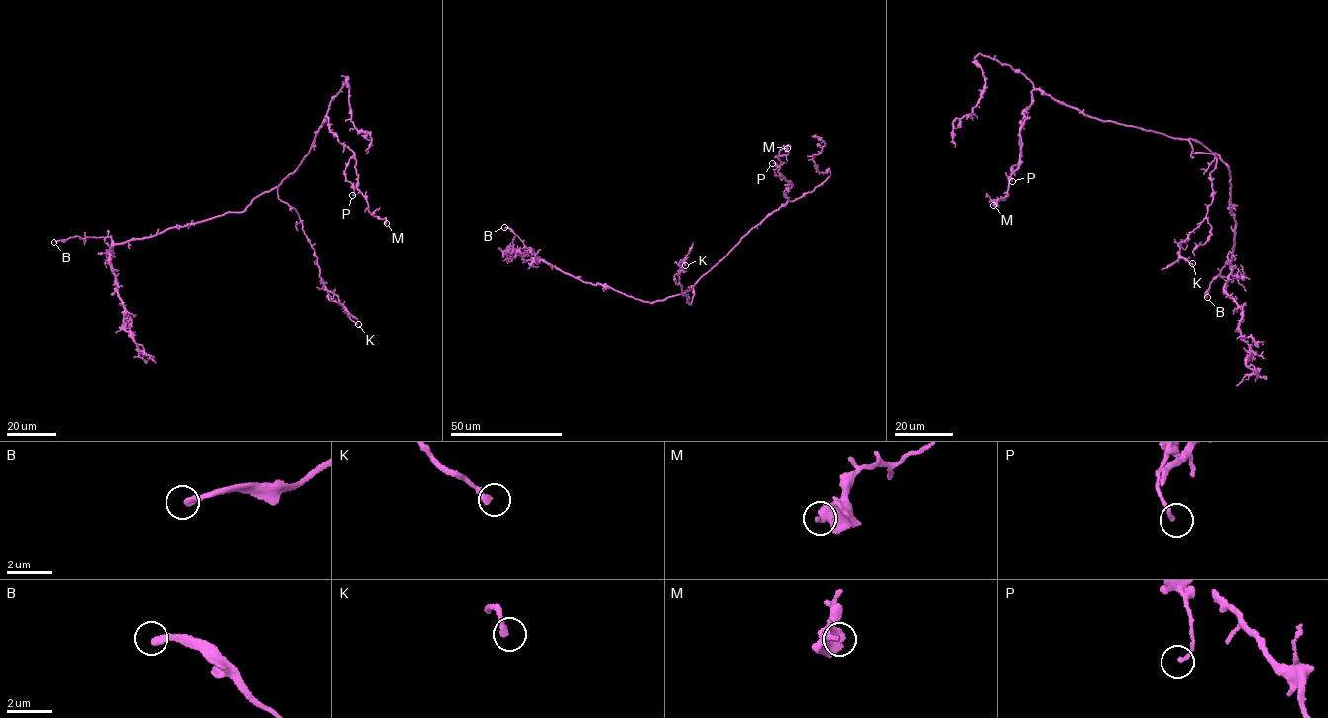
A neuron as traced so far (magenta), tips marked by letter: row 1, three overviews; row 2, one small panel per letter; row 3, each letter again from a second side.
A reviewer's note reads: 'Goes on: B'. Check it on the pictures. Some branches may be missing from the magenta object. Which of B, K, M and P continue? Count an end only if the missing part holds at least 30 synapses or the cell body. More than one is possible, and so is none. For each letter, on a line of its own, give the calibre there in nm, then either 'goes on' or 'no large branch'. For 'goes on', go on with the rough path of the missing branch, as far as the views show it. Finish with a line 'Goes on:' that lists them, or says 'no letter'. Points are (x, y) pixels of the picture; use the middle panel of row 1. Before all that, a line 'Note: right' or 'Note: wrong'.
Note: right
B: 300 nm thick; goes on; missing branch runs (504, 227), (490, 238), (484, 237)
K: 300 nm thick; no large branch
M: 260 nm thick; no large branch
P: 160 nm thick; no large branch
Goes on: B

